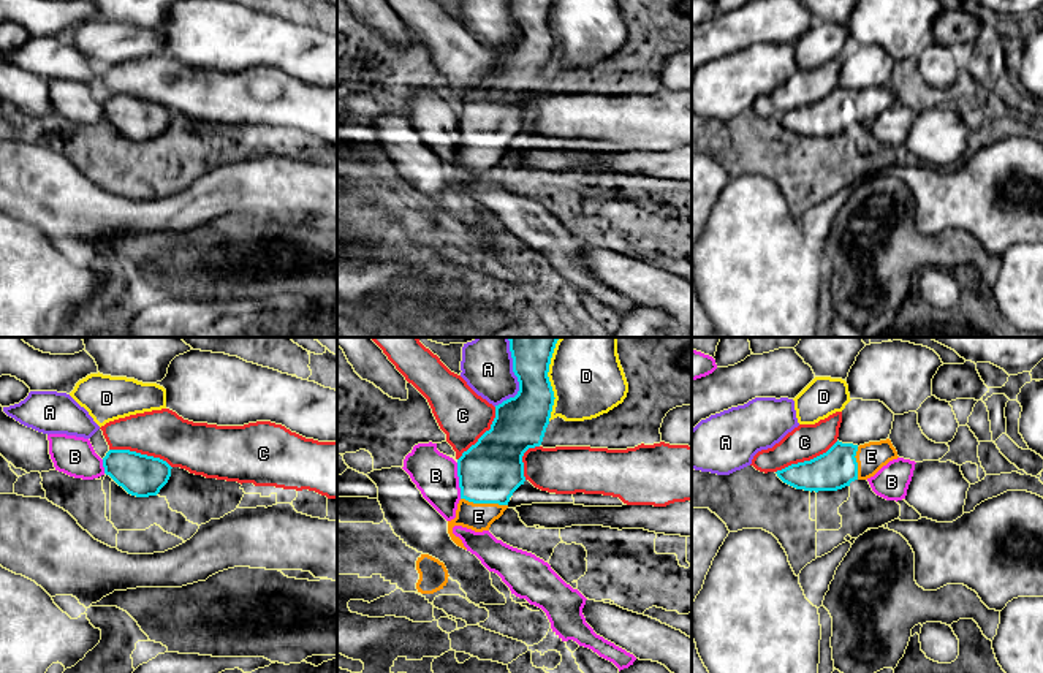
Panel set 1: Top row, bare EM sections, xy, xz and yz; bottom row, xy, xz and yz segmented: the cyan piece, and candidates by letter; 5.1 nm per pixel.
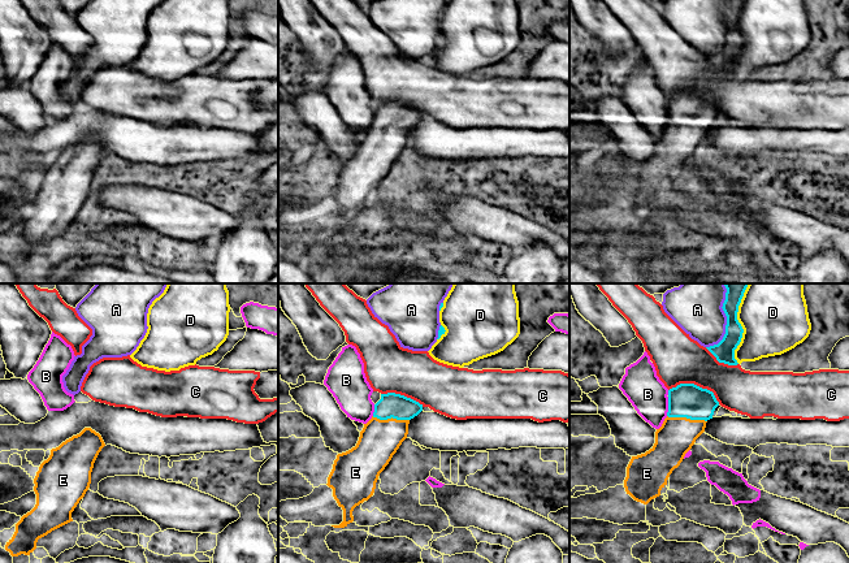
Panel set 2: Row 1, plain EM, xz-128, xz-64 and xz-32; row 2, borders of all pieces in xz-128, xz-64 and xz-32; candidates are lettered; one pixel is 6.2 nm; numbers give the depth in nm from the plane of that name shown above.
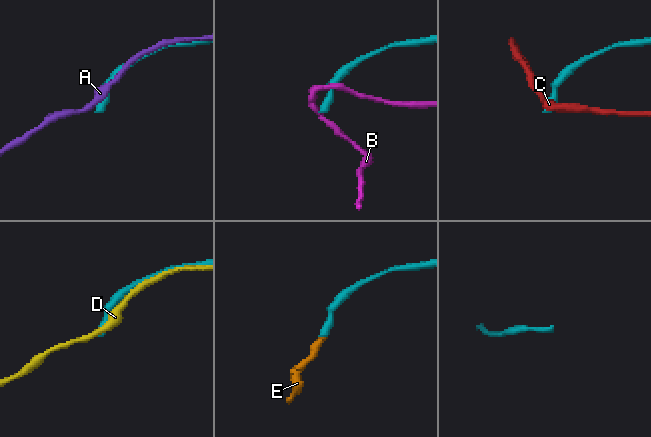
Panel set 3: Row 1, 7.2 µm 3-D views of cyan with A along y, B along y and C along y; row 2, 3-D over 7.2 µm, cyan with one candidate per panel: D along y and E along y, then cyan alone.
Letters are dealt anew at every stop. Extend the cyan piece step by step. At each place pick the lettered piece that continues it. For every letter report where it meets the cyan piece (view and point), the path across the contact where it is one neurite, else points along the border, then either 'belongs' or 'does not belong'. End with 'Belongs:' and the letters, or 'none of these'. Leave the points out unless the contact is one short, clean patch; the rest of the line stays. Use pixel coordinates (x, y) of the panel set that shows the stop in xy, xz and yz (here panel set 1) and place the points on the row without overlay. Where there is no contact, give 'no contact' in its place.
A: xz (519, 30) | does not belong
B: xz (459, 125) | along xz (456, 108), (461, 143) | does not belong
C: xy (140, 98) | does not belong
D: xz (551, 34) | does not belong
E: xz (485, 148) | across xz (489, 117), (485, 148), (478, 154), (478, 162) | belongs
Belongs: E

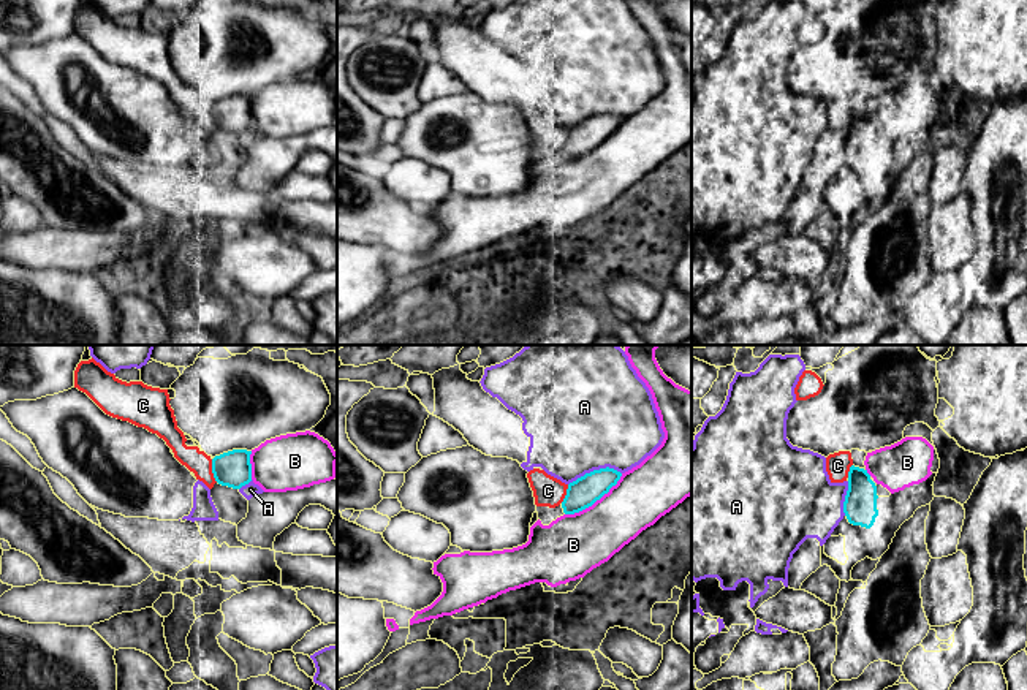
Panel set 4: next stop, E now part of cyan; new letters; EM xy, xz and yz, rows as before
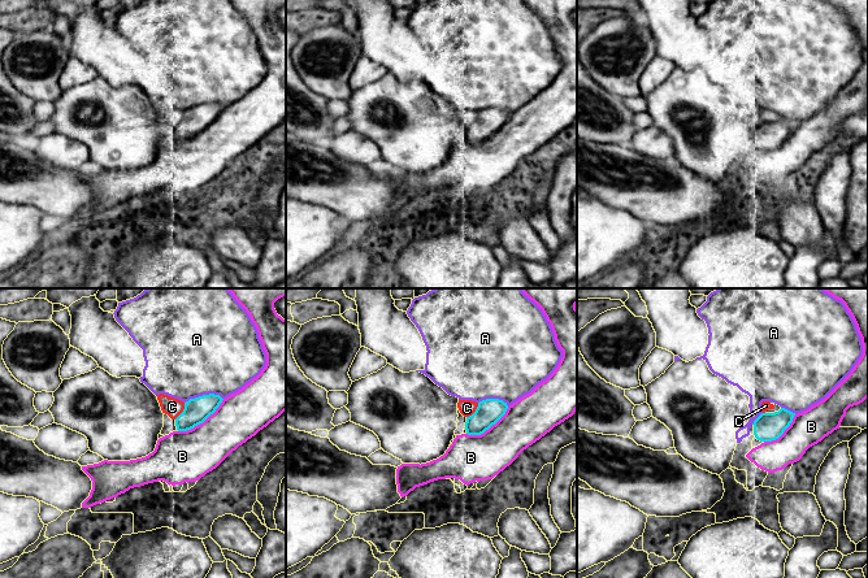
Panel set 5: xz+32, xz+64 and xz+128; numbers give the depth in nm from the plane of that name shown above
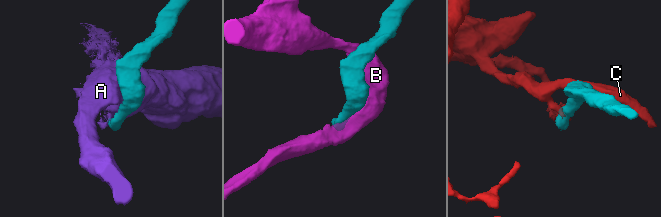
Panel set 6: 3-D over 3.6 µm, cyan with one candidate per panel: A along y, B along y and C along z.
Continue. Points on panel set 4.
A: xz (594, 116) | does not belong
B: xz (595, 146) | does not belong
C: xy (212, 116) | does not belong
Belongs: none of these

